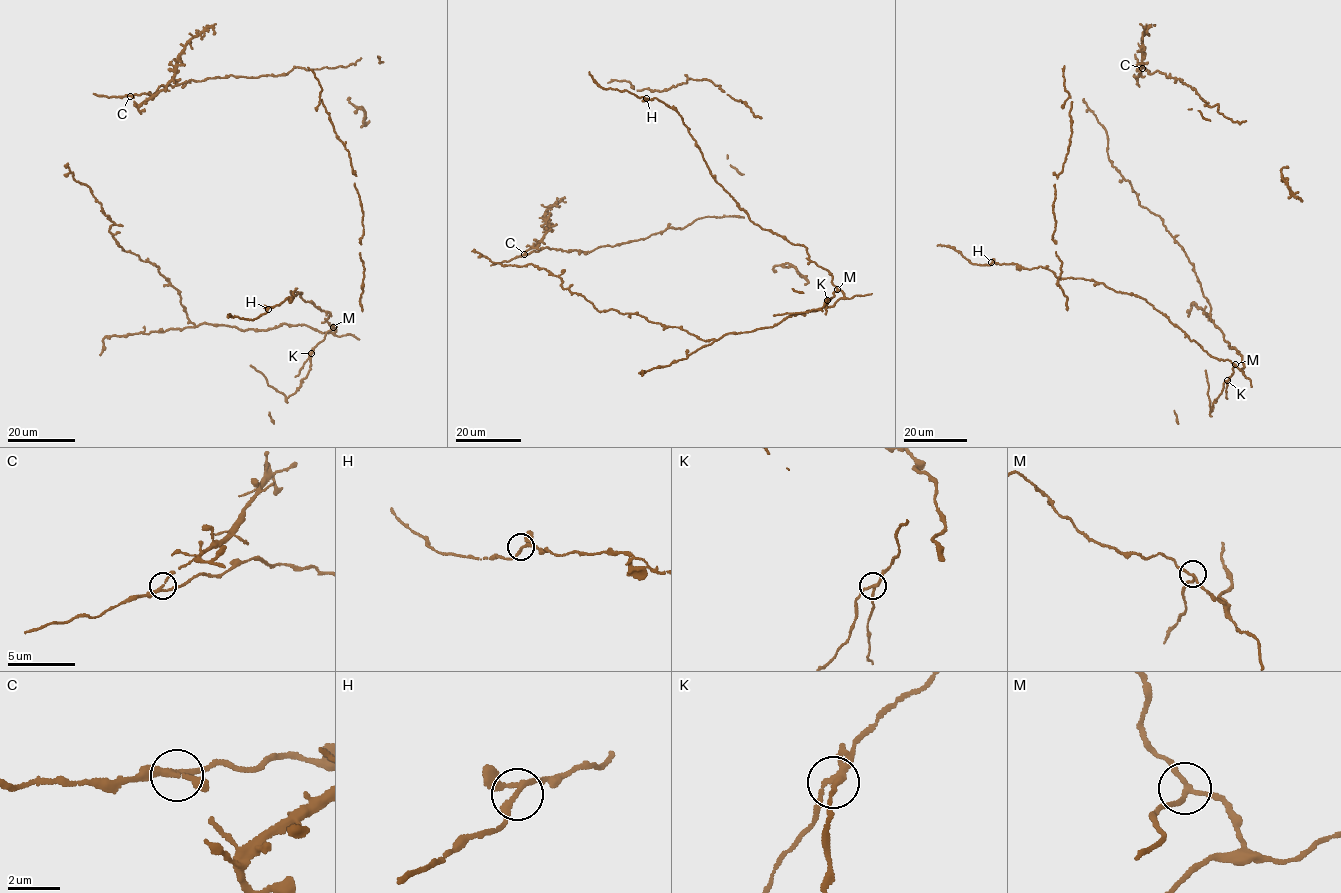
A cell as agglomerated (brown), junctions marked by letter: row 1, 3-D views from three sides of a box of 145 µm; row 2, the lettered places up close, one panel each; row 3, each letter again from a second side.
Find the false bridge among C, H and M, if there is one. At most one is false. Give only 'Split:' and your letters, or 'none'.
Split: M

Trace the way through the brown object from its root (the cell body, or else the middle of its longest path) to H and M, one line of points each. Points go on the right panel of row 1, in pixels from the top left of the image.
H: (1197, 278), (1242, 371), (1139, 296), (1041, 266), (991, 263)
M: (1197, 278), (1210, 305), (1211, 320), (1223, 333), (1229, 348), (1236, 349), (1242, 356), (1242, 370), (1235, 364)

